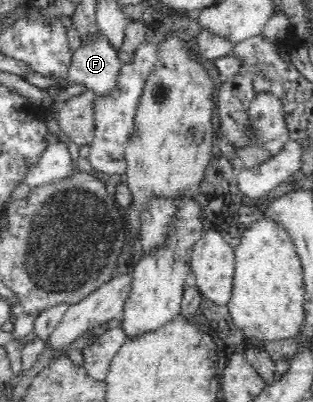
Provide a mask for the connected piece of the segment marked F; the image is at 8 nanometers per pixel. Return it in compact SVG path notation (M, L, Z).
M99 30L95 35L88 37L86 44L81 44L73 53L73 61L69 69L69 85L83 84L89 90L93 90L97 96L107 95L114 88L117 75L120 70L121 60L118 53L111 46L111 42L105 39L105 35Z

